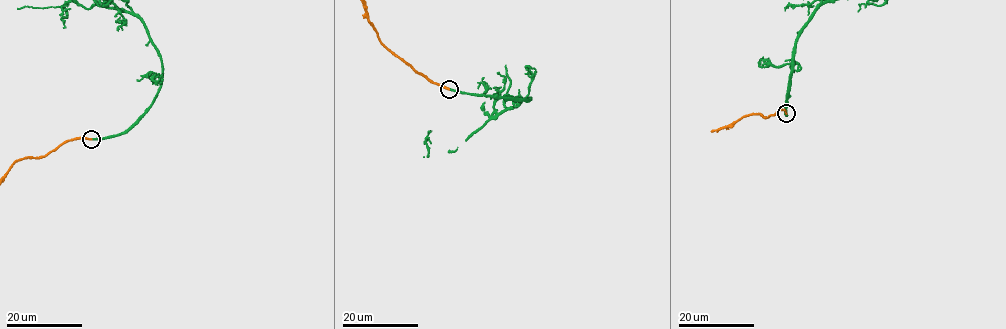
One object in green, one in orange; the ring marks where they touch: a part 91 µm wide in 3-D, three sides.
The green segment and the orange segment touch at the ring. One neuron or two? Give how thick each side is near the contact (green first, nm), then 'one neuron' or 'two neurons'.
240 nm thick on the green side, 280 nm on the other; one neuron

